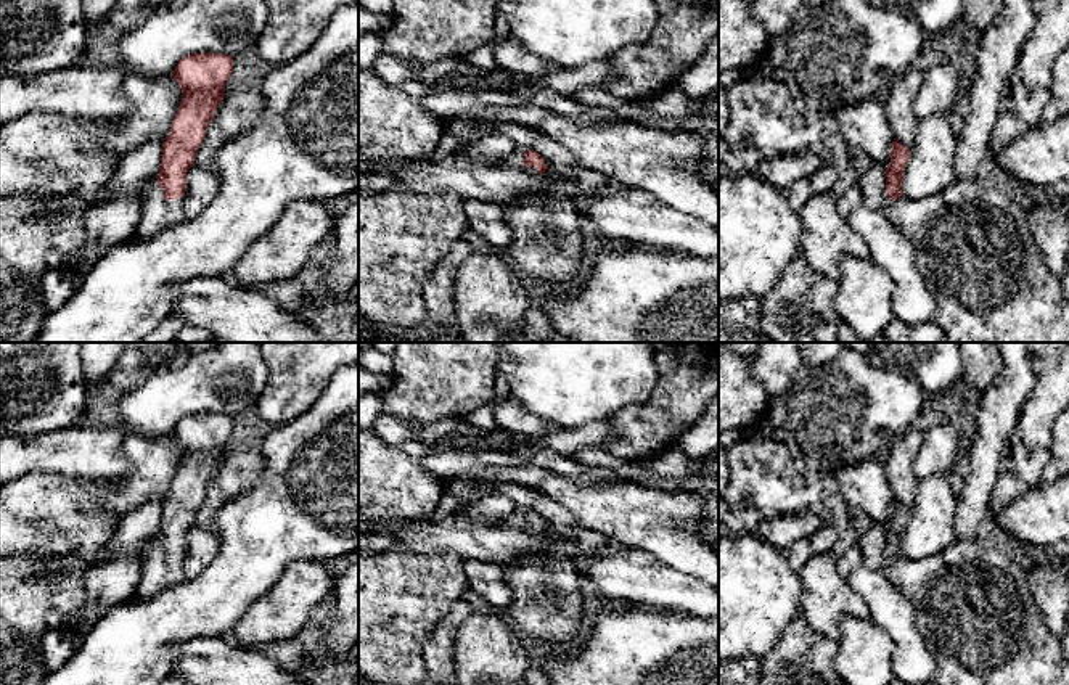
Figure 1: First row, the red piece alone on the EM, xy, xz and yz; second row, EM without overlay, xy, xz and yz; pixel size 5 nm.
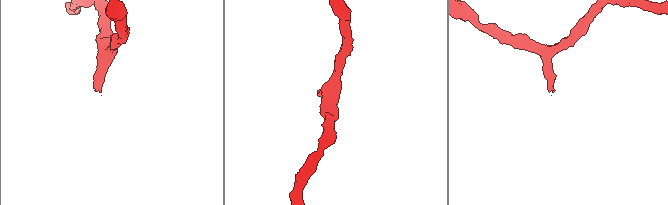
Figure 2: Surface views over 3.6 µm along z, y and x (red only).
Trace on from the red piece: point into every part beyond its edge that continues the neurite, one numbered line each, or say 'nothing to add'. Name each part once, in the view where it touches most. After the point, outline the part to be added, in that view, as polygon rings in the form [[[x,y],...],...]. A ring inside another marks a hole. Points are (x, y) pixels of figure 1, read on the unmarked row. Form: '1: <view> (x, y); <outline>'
1: xy (156, 573); [[[158,539],[151,540],[143,550],[141,579],[133,598],[151,598],[166,587],[186,580],[183,572],[183,556],[178,560],[164,560],[164,552]]]

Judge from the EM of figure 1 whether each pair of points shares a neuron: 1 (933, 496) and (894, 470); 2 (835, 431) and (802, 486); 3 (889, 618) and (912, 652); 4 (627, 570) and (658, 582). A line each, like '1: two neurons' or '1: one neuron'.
1: two neurons
2: two neurons
3: one neuron
4: one neuron

